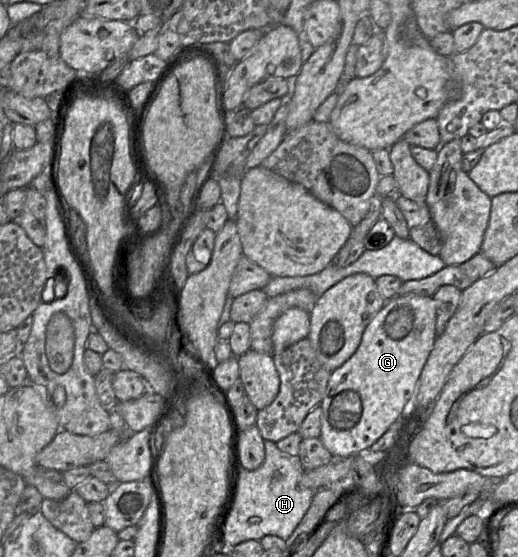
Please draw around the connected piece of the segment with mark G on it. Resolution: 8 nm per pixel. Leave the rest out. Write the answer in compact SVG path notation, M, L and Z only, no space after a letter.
M404 295L387 300L367 325L356 352L328 380L320 402L320 440L333 457L354 457L367 452L398 419L411 414L411 404L436 335L435 300Z

